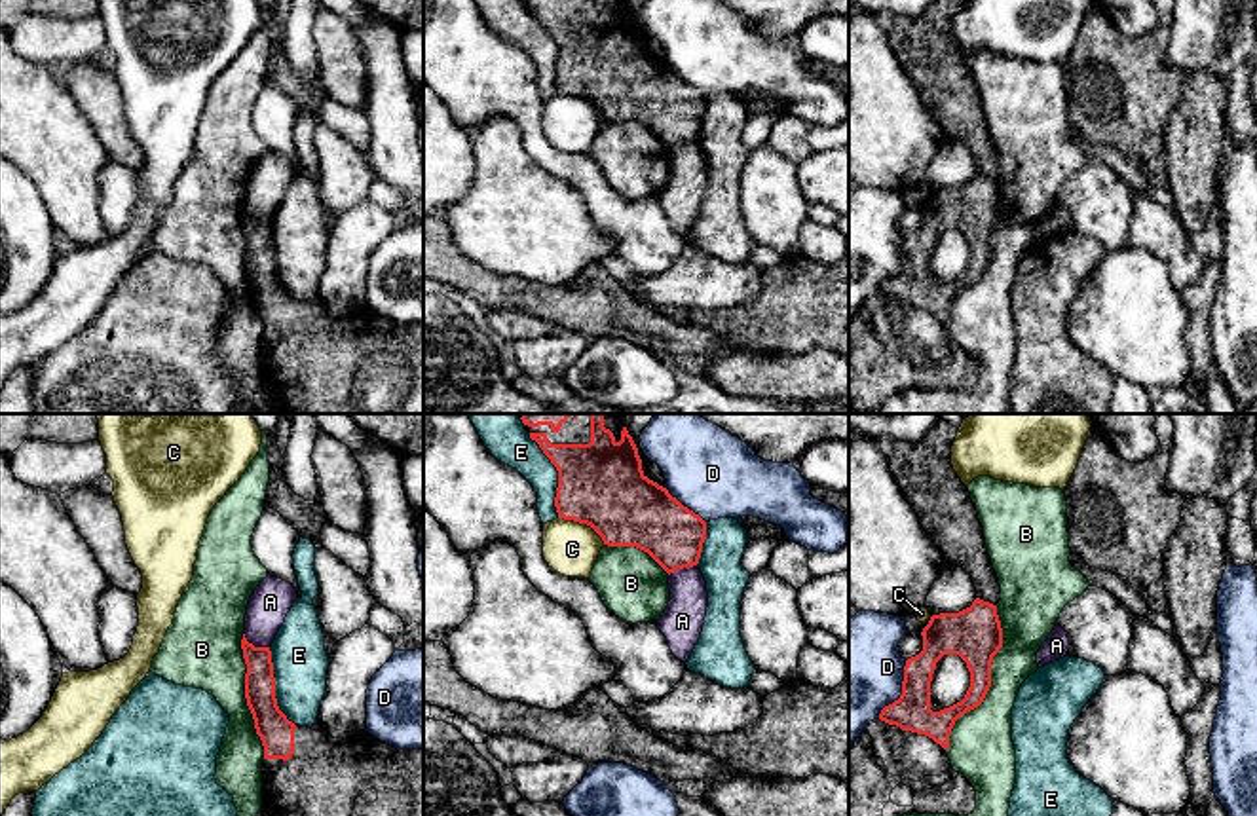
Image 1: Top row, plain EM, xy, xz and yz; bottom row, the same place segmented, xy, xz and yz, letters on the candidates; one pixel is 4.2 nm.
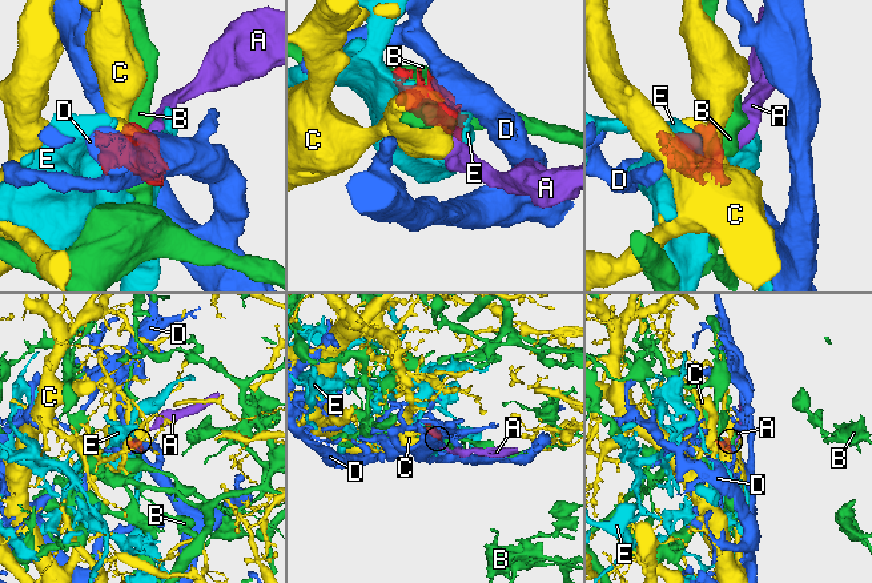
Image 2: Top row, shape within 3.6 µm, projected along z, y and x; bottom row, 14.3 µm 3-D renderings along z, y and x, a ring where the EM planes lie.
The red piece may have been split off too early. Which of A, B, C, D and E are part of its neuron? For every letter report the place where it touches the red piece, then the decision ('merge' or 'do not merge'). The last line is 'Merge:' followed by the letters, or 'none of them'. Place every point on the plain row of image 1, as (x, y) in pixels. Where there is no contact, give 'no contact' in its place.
A: contact xy (253, 221); do not merge
B: contact yz (990, 257); do not merge
C: contact xz (583, 97); do not merge
D: contact yz (902, 266); do not merge
E: contact xz (559, 50); do not merge
Merge: none of them

